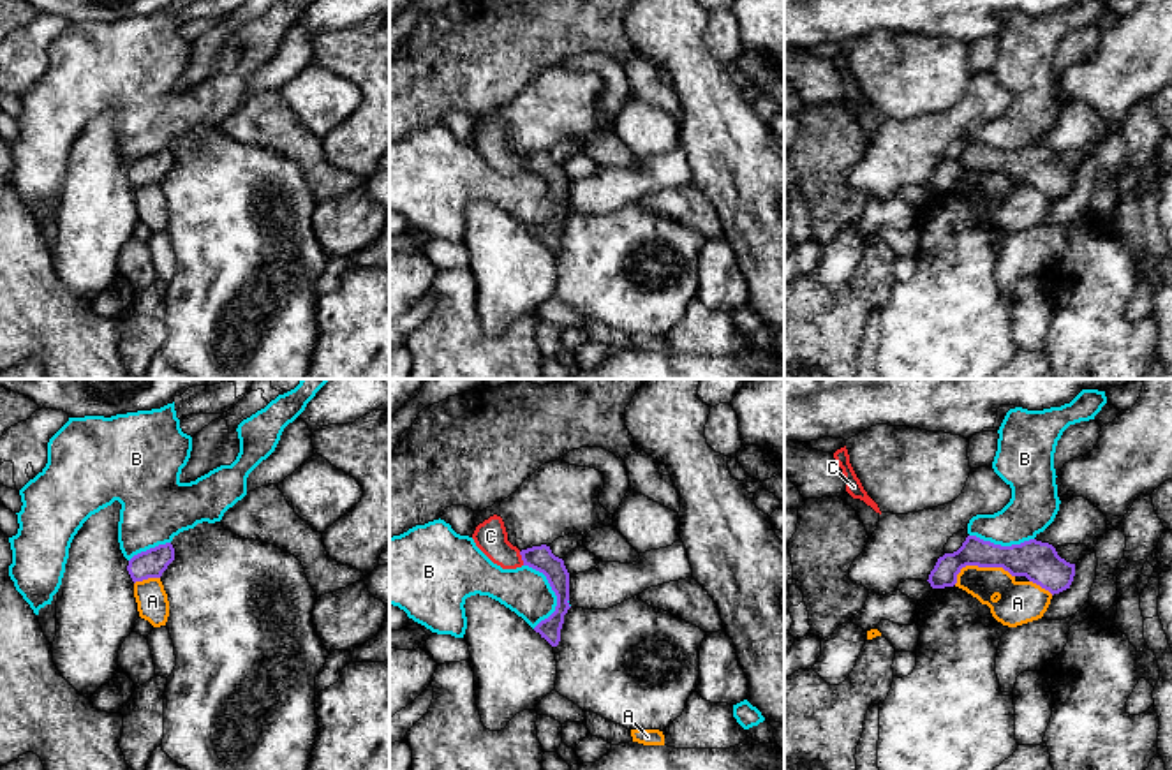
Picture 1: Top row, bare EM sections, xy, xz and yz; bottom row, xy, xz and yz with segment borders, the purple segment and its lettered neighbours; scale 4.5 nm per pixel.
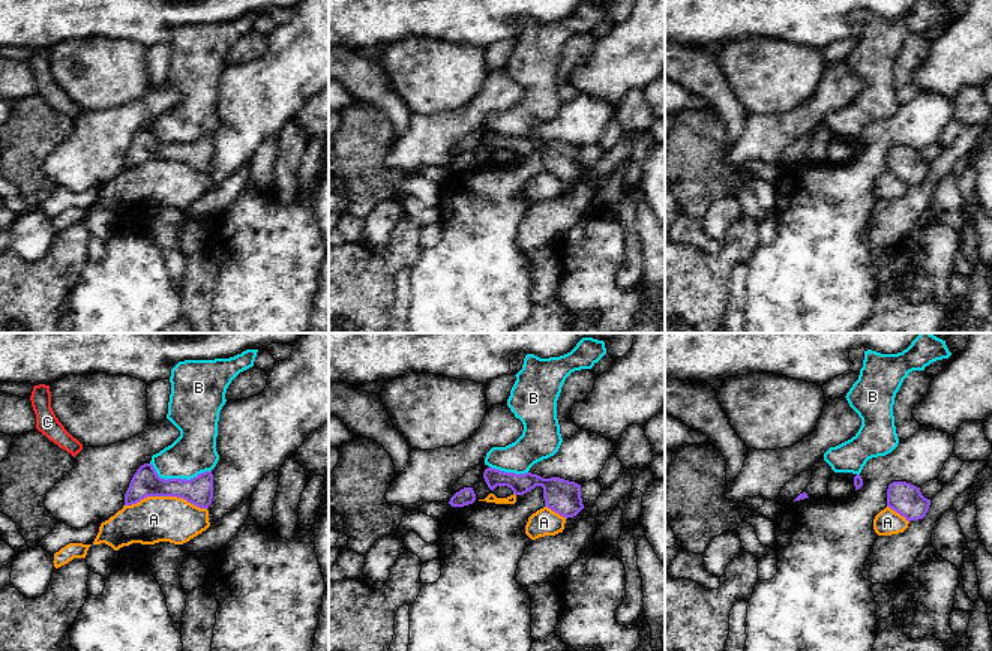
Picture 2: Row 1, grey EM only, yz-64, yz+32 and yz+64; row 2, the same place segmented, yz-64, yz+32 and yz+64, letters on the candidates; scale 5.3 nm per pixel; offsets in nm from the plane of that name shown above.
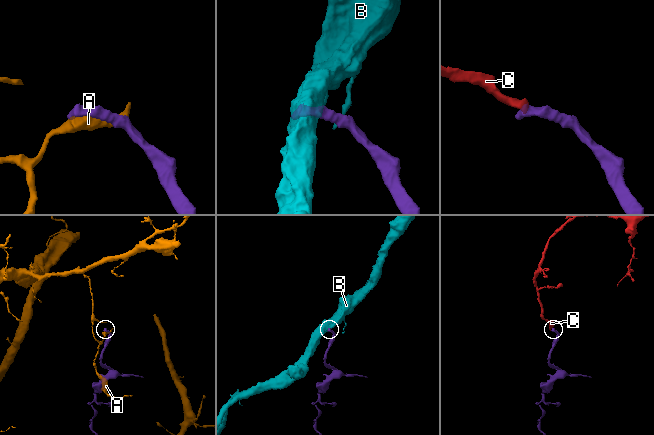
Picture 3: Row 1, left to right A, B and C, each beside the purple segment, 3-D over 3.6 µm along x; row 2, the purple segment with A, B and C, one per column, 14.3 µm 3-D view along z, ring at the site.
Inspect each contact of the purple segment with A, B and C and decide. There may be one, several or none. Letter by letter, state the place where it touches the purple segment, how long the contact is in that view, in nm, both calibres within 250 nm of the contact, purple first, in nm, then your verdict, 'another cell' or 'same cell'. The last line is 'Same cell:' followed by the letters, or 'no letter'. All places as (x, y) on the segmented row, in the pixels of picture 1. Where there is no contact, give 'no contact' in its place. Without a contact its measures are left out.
A: contact yz (980, 566); length 280 nm; calibres 180 and 200 nm; another cell
B: contact xz (556, 594); length 300 nm; calibres 120 and 220 nm; another cell
C: contact xz (522, 559); length 70 nm; calibres 120 and 150 nm; same cell
Same cell: C

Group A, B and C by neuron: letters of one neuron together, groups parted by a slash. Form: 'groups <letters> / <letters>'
groups A / B / C

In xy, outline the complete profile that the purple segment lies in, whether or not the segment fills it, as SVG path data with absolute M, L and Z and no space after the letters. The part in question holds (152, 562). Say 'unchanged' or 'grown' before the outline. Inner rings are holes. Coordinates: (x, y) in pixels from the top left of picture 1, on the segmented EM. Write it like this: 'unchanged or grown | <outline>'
unchanged | M166 543L134 555L129 560L127 571L134 583L148 578L160 578L173 560L174 548L171 543Z

